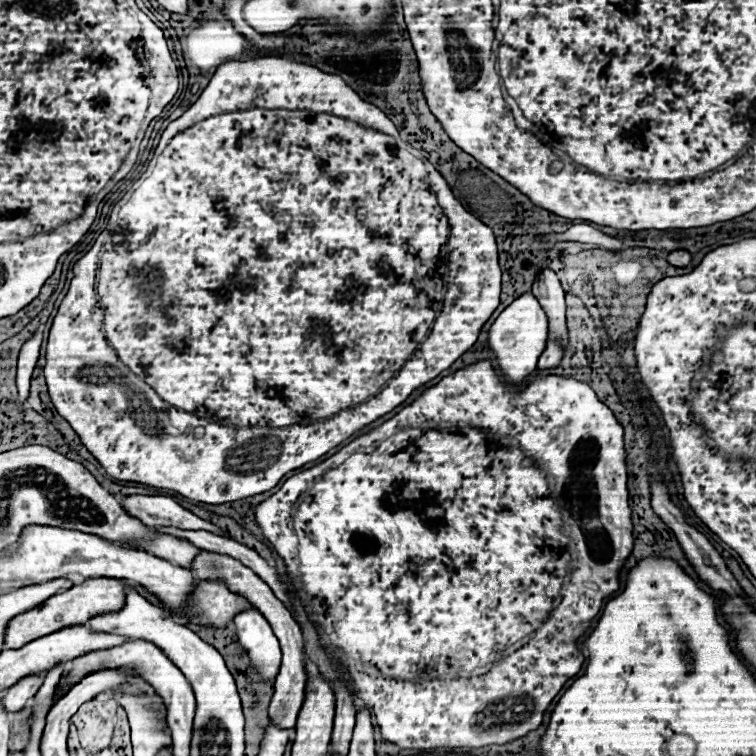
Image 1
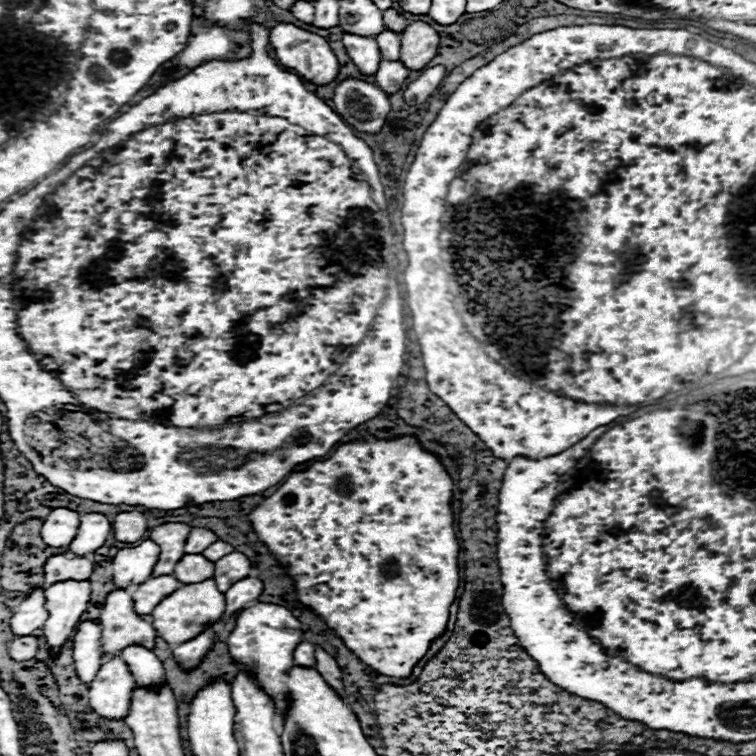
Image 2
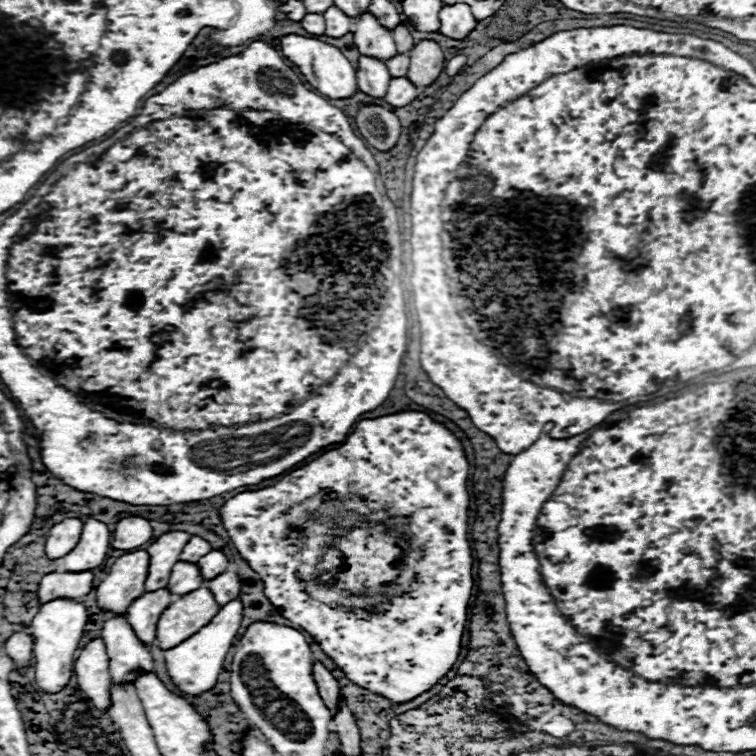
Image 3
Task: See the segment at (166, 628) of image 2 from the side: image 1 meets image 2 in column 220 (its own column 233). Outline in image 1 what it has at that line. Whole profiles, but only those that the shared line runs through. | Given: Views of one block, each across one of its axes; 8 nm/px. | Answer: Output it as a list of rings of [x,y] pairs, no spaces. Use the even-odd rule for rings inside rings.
[[[200,580],[192,594],[188,622],[200,626],[226,626],[238,612],[250,608],[252,604],[226,588],[224,582]]]

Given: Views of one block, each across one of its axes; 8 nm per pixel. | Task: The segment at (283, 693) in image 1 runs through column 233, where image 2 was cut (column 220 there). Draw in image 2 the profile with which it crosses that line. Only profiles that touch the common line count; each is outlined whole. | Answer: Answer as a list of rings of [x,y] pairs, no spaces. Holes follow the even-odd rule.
[[[230,552],[222,556],[220,560],[216,560],[216,572],[214,572],[218,590],[226,592],[234,582],[250,576],[250,570],[252,570],[252,564],[248,556],[244,556],[242,552]]]

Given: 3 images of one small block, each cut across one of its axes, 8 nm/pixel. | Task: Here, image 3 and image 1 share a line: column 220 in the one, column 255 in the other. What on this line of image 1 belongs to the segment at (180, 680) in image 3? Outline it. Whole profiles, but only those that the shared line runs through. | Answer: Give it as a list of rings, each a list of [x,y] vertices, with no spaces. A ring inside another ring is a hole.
[[[242,610],[234,616],[240,644],[248,650],[252,668],[264,680],[272,682],[280,668],[280,644],[260,610]]]

